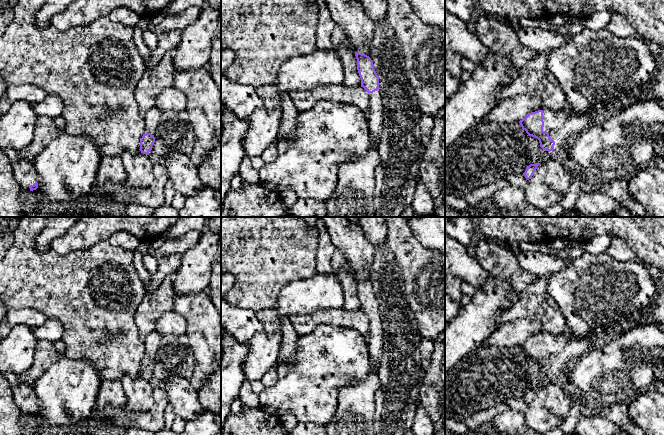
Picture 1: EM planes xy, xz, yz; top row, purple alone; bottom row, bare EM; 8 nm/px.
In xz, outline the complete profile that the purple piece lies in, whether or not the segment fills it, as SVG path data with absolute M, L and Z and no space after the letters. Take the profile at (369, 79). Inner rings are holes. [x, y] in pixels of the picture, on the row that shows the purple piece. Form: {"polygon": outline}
{"polygon": "M355 52L357 70L361 78L361 86L368 92L369 107L367 120L371 139L378 144L383 133L384 104L379 88L379 77L369 56Z"}

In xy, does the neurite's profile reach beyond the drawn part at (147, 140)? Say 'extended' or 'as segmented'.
extended

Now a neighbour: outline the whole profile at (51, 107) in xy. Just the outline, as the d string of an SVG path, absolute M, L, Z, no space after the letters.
M47 95L46 98L33 105L33 110L37 116L44 116L54 120L61 116L64 103L59 96Z

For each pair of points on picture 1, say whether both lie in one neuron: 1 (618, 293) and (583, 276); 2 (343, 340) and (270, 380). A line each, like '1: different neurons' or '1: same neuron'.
1: same neuron
2: different neurons

